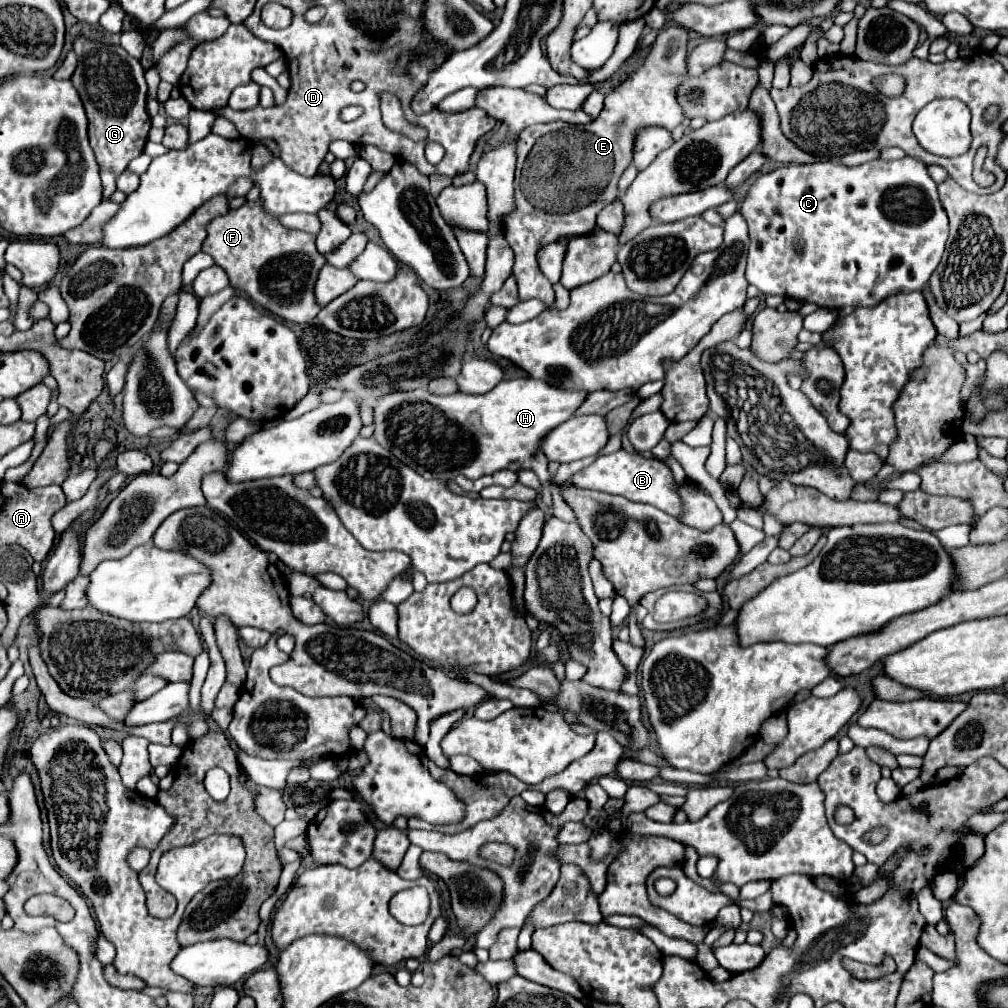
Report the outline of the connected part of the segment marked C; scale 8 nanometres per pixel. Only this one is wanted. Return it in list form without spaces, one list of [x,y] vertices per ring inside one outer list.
[[[880,156],[878,159],[846,167],[842,163],[822,161],[822,163],[810,163],[810,165],[784,165],[780,169],[774,169],[772,173],[766,173],[758,177],[750,189],[748,195],[740,207],[740,213],[744,215],[748,229],[750,229],[750,251],[748,251],[748,269],[746,279],[750,285],[756,285],[762,295],[782,295],[786,299],[796,299],[802,303],[816,303],[824,309],[838,311],[842,307],[876,307],[886,297],[896,293],[912,293],[912,291],[924,291],[928,287],[928,279],[934,273],[934,269],[940,263],[940,257],[944,253],[944,243],[948,239],[948,217],[942,209],[942,203],[938,199],[936,183],[930,179],[928,169],[922,161],[916,161],[912,157],[904,157],[902,161],[887,162]]]

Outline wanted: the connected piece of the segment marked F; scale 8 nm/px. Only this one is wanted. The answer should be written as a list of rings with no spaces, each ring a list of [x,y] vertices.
[[[258,201],[244,203],[212,219],[206,231],[208,237],[202,251],[214,257],[216,265],[228,273],[230,283],[244,291],[252,303],[292,323],[310,323],[318,315],[320,305],[316,303],[314,285],[326,257],[318,253],[314,245],[316,237],[298,229],[286,229],[280,221],[274,223],[274,219],[266,219],[266,215],[262,215],[262,203]]]

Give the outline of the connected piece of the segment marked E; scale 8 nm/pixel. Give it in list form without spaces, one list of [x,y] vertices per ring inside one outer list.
[[[668,25],[656,37],[644,65],[616,85],[608,95],[602,109],[602,115],[588,125],[570,125],[564,121],[540,123],[526,127],[516,141],[516,179],[514,179],[514,203],[516,209],[504,215],[504,235],[508,245],[514,251],[514,269],[520,299],[540,299],[548,305],[554,303],[552,283],[542,275],[536,263],[538,247],[546,243],[558,241],[556,237],[568,235],[584,235],[596,229],[596,215],[612,201],[618,199],[618,179],[624,169],[632,163],[632,143],[638,129],[646,125],[658,125],[666,129],[674,129],[682,123],[684,111],[676,99],[676,89],[686,81],[686,45],[688,45],[688,29],[678,25]]]

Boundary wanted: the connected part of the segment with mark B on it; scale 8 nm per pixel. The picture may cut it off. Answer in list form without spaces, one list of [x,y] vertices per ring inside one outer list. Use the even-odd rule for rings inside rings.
[[[620,449],[610,455],[598,455],[596,461],[592,465],[588,465],[586,469],[582,469],[580,473],[576,473],[572,477],[572,481],[578,487],[590,487],[596,491],[622,495],[630,501],[654,505],[674,517],[678,517],[682,513],[682,501],[678,499],[678,493],[674,491],[672,471],[664,463],[660,463],[658,459],[648,459],[638,453],[628,453],[628,451]]]

